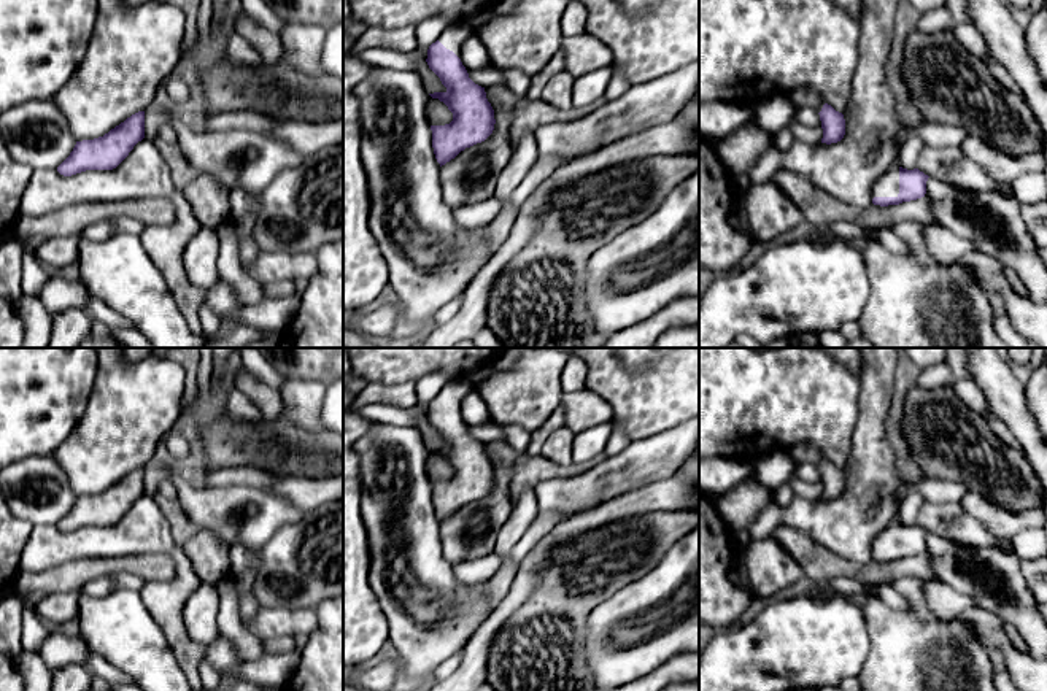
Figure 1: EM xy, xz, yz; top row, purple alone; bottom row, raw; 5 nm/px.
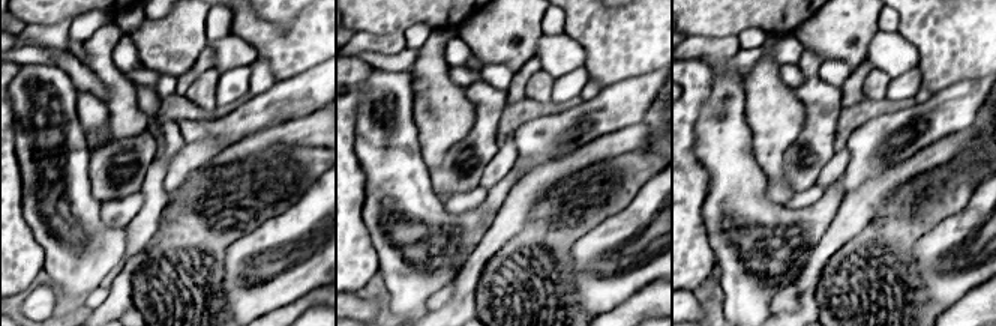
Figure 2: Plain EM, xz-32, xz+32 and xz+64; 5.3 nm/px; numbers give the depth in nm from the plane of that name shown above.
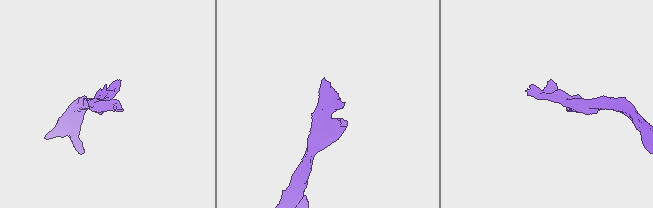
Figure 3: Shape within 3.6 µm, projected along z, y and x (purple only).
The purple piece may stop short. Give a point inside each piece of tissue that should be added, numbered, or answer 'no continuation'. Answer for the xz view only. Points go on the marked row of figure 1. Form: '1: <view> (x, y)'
1: xz (455, 35)

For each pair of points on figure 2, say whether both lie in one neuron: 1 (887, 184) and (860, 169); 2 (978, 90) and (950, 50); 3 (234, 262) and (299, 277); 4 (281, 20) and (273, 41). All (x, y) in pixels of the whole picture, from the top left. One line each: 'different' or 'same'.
1: different
2: different
3: same
4: different

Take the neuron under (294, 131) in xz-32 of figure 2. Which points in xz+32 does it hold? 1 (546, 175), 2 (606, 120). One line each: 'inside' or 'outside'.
1: inside
2: outside

